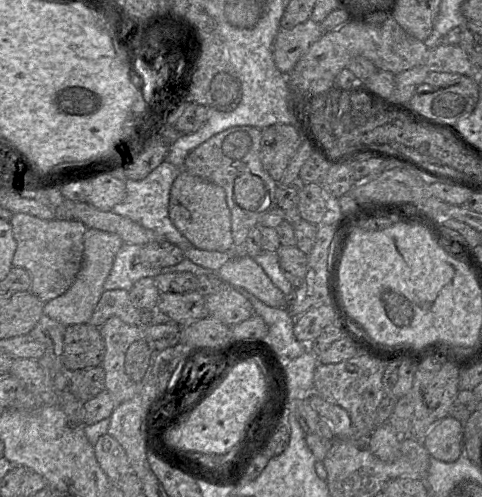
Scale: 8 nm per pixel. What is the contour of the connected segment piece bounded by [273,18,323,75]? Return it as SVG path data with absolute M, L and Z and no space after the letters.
M310 18L291 29L280 29L275 37L273 57L280 72L287 75L309 47L323 35L320 23Z

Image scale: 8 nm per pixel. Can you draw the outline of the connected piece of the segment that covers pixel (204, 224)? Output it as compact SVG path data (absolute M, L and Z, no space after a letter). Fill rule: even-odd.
M183 170L170 190L169 217L195 248L224 252L234 246L231 211L227 205L226 193L221 186L213 182Z

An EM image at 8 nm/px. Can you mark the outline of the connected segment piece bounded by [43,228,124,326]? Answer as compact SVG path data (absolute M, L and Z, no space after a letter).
M88 228L84 234L83 261L75 280L63 294L44 303L43 314L64 326L89 323L104 292L104 283L111 271L114 258L123 244L123 240L117 234Z

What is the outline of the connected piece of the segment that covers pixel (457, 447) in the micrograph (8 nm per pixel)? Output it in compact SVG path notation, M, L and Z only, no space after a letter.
M451 415L434 423L422 443L431 457L451 463L463 454L464 424Z

